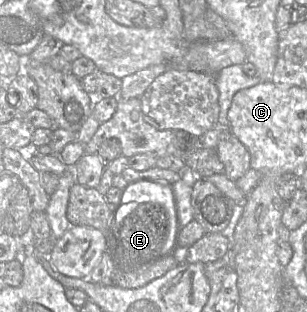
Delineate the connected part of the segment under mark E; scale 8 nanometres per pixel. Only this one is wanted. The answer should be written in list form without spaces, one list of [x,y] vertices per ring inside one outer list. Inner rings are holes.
[[[148,180],[131,182],[123,190],[121,203],[122,206],[116,214],[116,239],[112,243],[115,271],[131,272],[132,269],[140,268],[143,265],[175,253],[175,249],[171,248],[171,246],[174,243],[176,243],[176,245],[178,243],[180,225],[172,185],[161,185]],[[159,205],[165,207],[170,217],[170,232],[167,240],[165,240],[165,228],[157,228]]]

